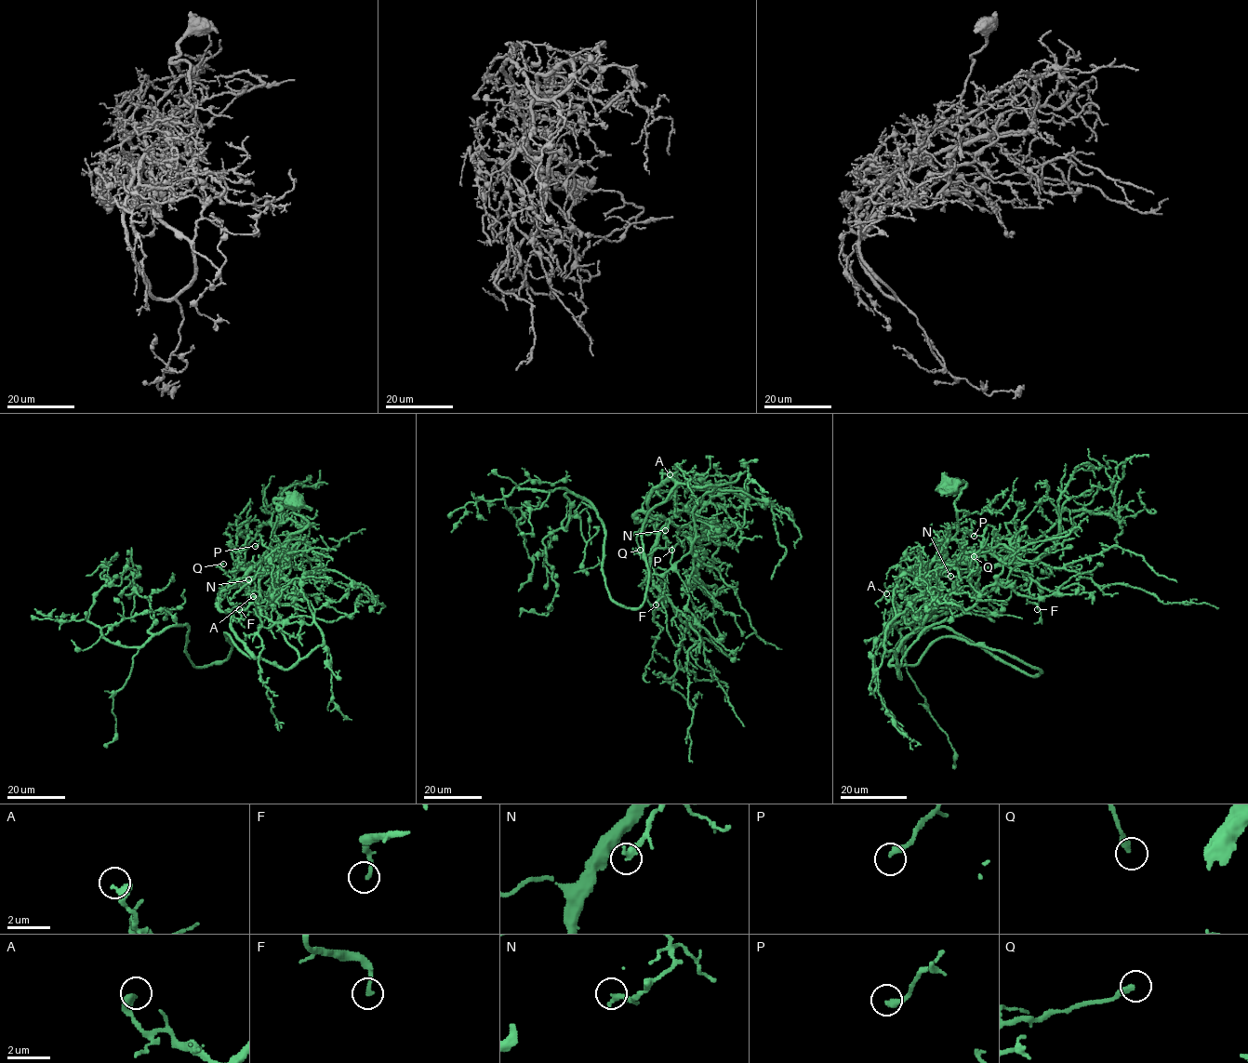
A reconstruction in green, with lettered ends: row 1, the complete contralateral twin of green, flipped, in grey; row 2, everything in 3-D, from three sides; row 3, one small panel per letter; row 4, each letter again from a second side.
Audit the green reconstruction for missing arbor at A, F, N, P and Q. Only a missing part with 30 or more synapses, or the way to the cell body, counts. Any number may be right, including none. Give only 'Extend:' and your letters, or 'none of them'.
Extend: none of them

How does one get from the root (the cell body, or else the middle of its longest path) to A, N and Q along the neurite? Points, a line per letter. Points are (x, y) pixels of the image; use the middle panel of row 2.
A: (710, 526), (691, 543), (708, 544), (713, 536), (724, 534), (700, 537), (670, 522), (679, 511), (670, 474)
N: (710, 526), (691, 543), (708, 544), (713, 536), (724, 534), (700, 537), (672, 521), (665, 530)
Q: (710, 526), (691, 543), (708, 544), (724, 534), (700, 537), (671, 524), (648, 535), (640, 529), (640, 550)

